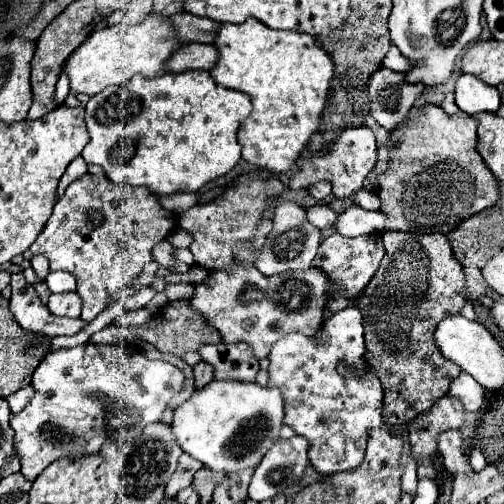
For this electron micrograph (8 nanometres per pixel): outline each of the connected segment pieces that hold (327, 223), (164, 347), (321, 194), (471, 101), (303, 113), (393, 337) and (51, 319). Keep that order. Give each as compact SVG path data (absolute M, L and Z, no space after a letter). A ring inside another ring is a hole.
M316 204L316 206L308 208L306 214L308 214L308 220L310 220L316 228L320 228L320 230L334 228L334 226L336 226L336 220L338 220L338 216L340 216L338 212L330 210L326 204Z
M184 302L182 306L166 306L160 312L154 314L154 318L142 326L136 328L116 327L114 324L108 324L104 330L96 332L90 340L94 340L96 344L122 344L136 343L138 338L150 342L152 346L156 346L160 352L170 352L174 356L184 356L190 350L198 350L204 344L218 344L222 342L222 336L218 330L208 330L208 324L204 322L204 318L200 314L194 314L192 308Z
M318 182L318 184L312 184L312 186L308 188L308 192L310 192L310 196L314 196L316 200L324 200L332 190L330 190L330 184Z
M462 74L456 82L456 104L458 108L472 116L478 112L496 112L500 106L500 94L494 86L484 84L472 74Z
M256 18L242 24L222 24L214 46L220 50L220 62L210 76L226 86L250 96L252 112L238 130L242 158L272 174L288 172L300 158L310 136L320 126L320 116L328 106L334 62L328 52L316 44L316 38L272 30Z
M390 230L382 234L382 240L386 254L368 288L356 298L348 298L342 288L330 290L324 320L342 308L360 308L366 340L364 360L384 390L382 420L394 426L412 420L442 394L448 394L450 382L462 372L458 364L442 356L434 342L434 330L442 318L460 314L468 298L464 294L466 276L462 264L454 258L448 238L442 232L420 234Z
M22 272L12 274L10 286L10 310L16 316L18 324L22 324L22 328L28 328L30 332L42 332L46 336L62 336L76 334L86 326L86 322L82 322L80 318L56 318L52 312L48 312Z

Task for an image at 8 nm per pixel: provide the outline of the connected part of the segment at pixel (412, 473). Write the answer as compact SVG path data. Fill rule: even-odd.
M404 452L402 454L402 468L404 468L404 476L402 476L402 490L410 496L416 496L416 482L418 482L418 476L416 476L416 464L414 460L410 460L410 454Z

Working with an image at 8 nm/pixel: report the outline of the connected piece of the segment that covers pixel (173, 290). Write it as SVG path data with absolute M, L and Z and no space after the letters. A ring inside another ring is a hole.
M168 284L164 292L168 300L190 300L194 286L192 284Z

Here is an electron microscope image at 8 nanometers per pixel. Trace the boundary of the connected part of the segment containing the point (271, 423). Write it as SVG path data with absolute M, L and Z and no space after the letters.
M212 380L176 408L172 432L186 454L214 472L228 474L254 468L274 442L280 440L282 426L284 398L278 388L260 386L256 382Z

